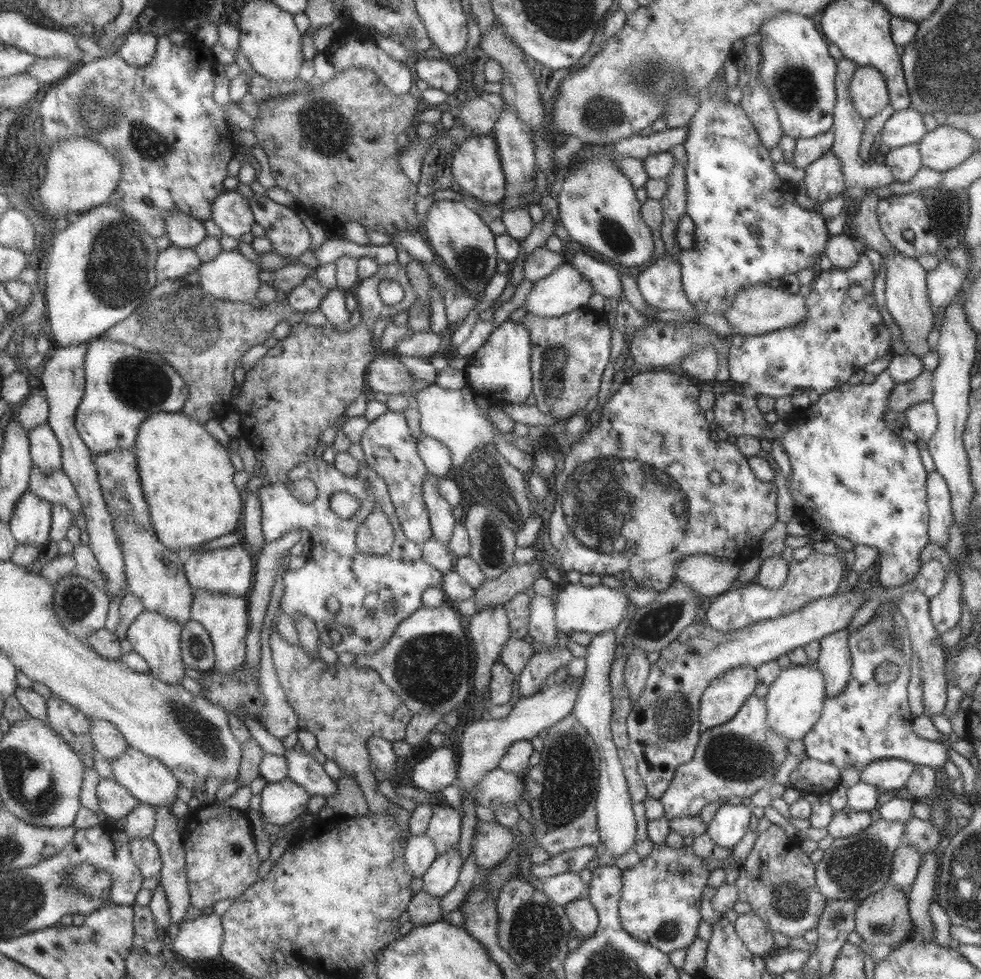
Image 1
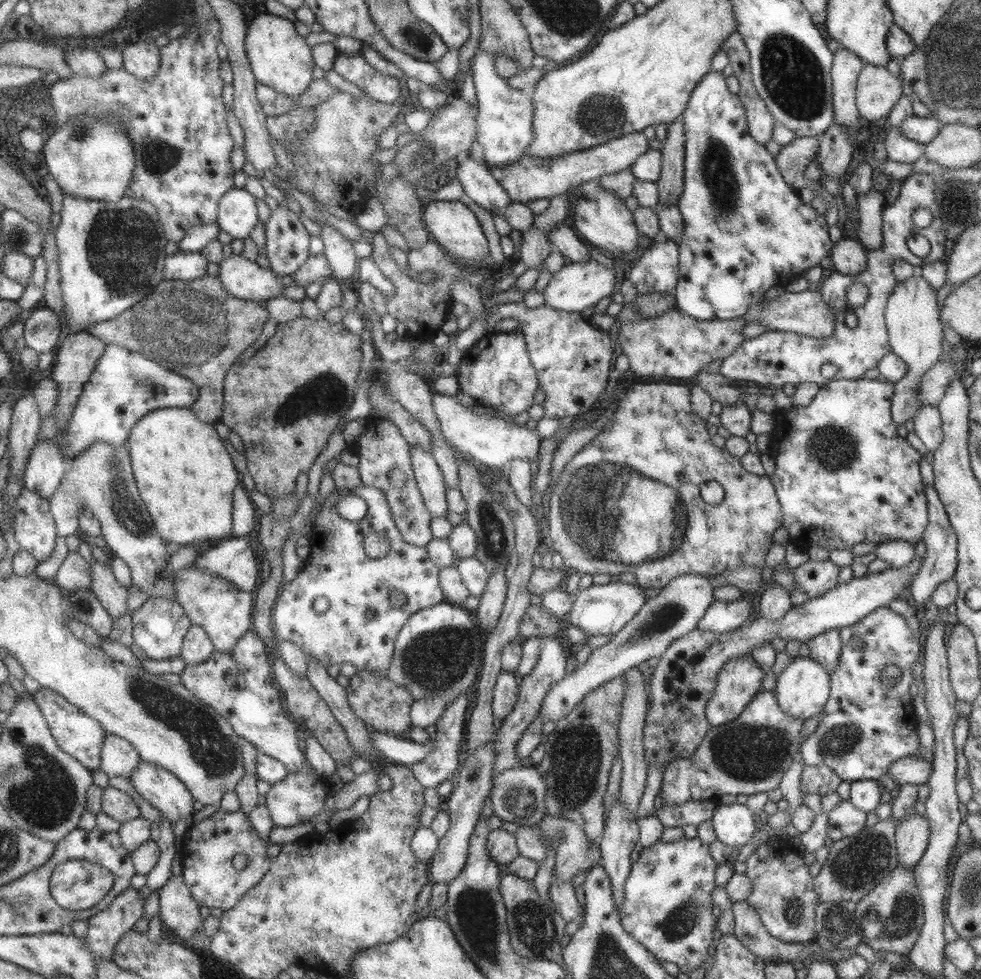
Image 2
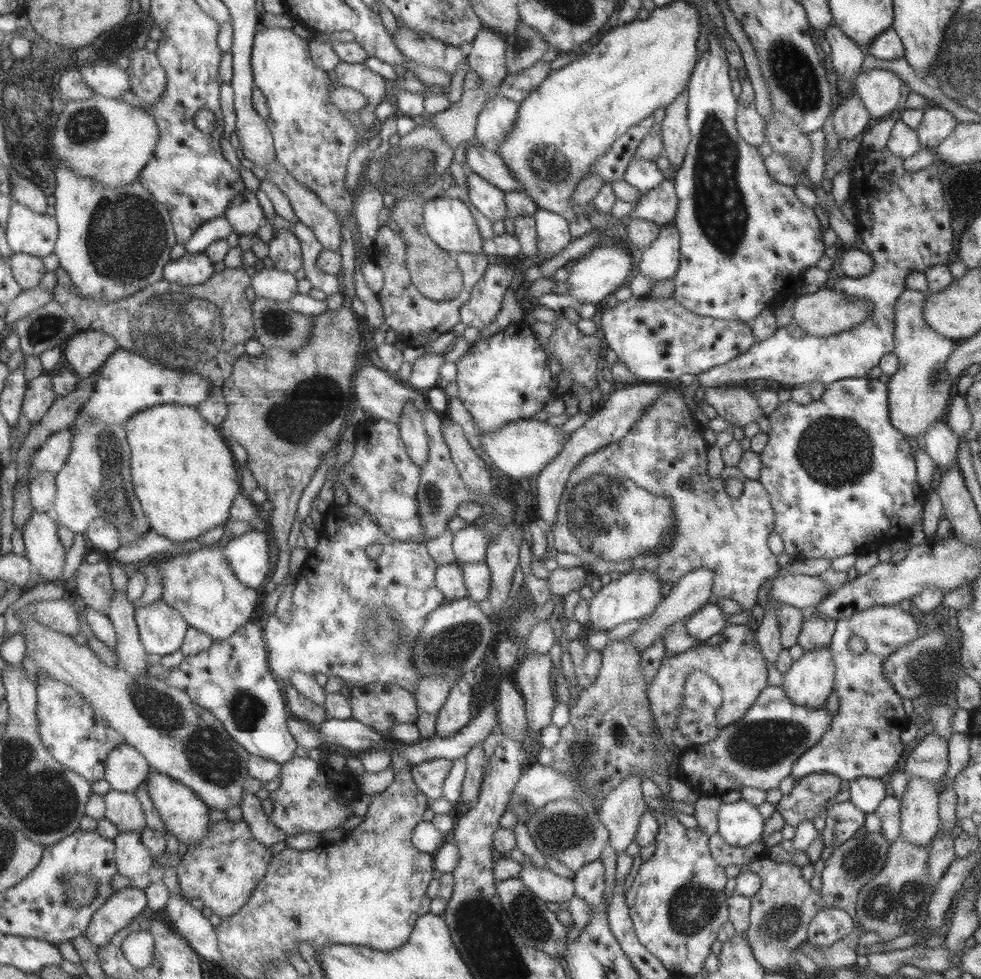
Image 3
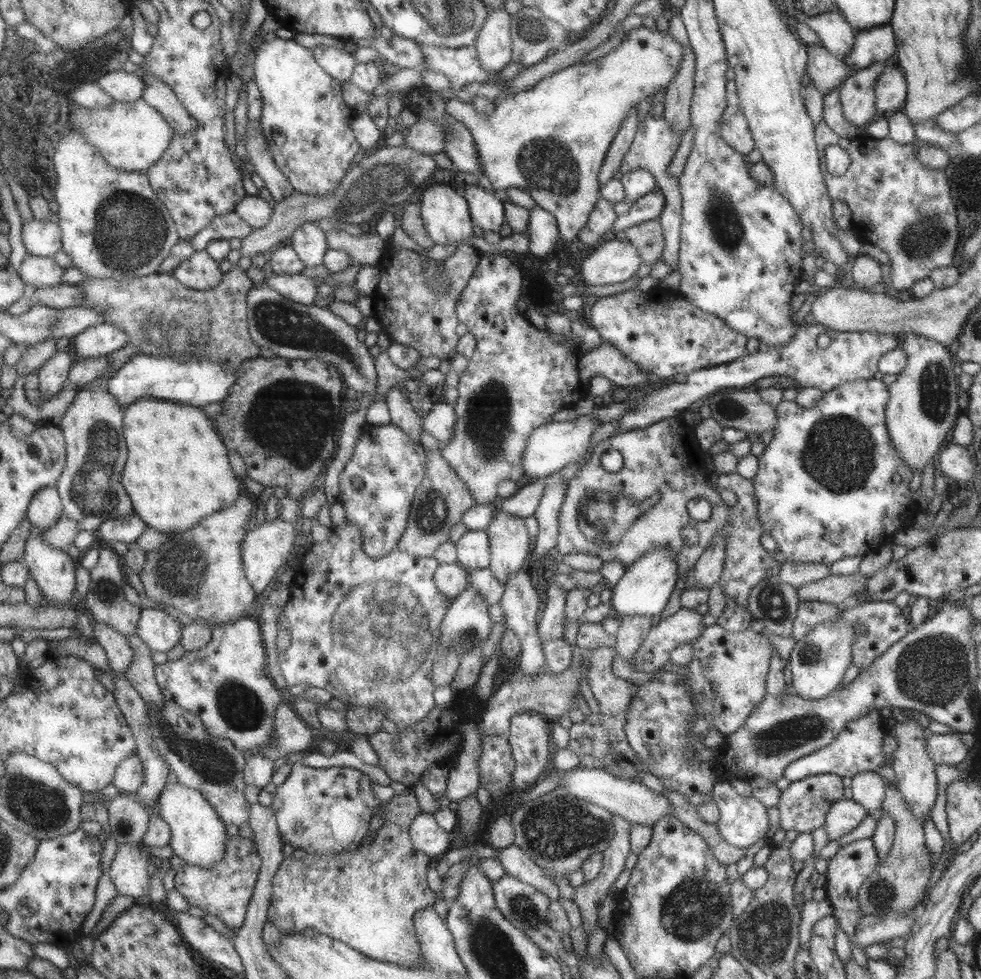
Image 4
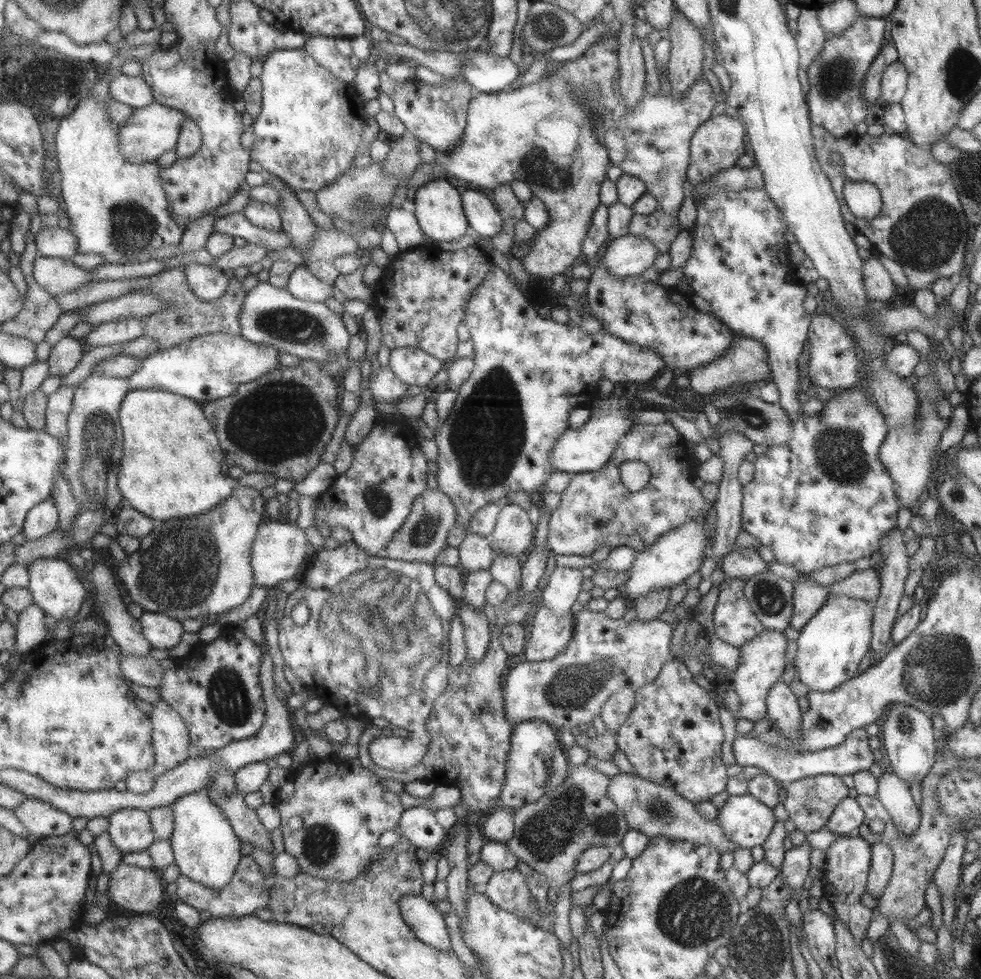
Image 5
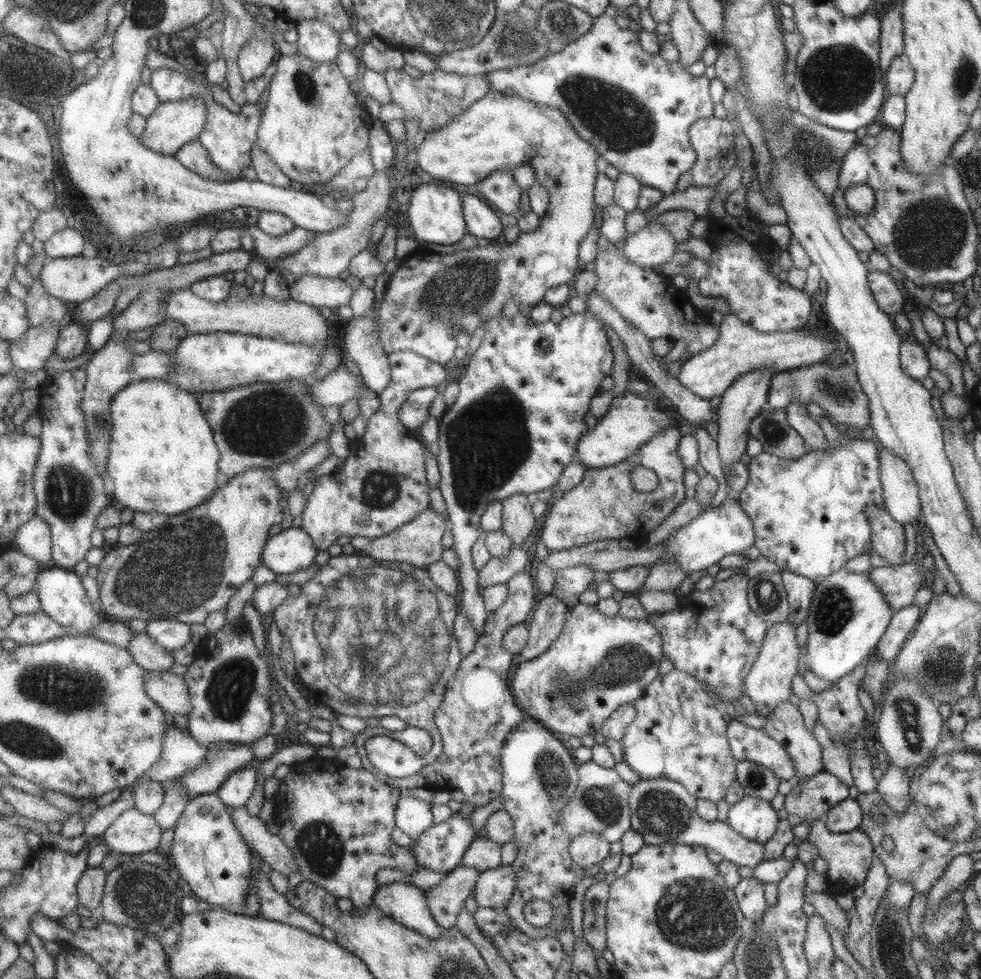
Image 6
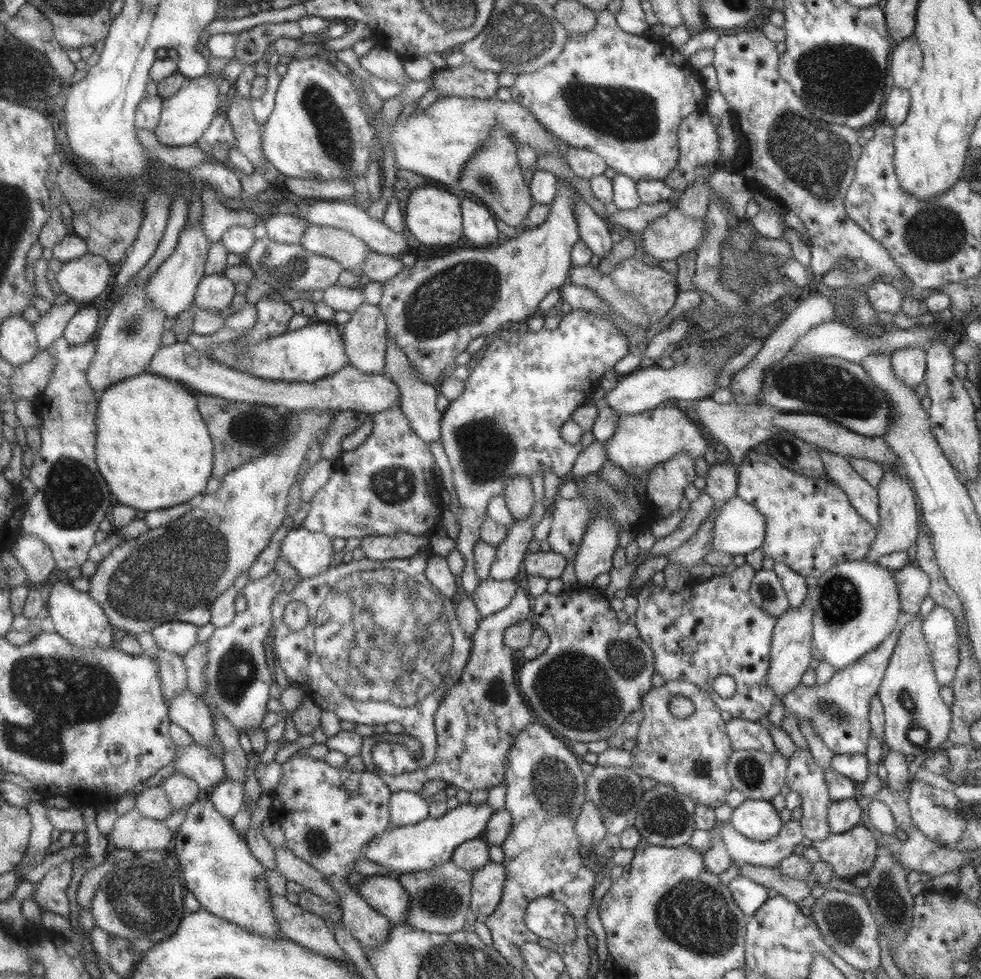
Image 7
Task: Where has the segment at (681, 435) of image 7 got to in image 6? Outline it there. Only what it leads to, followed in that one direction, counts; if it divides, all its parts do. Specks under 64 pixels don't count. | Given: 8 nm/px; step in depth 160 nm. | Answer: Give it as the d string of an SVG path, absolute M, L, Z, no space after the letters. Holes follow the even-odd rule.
M619 392L613 398L607 413L597 419L594 428L583 433L575 445L575 462L583 464L587 469L603 469L619 465L627 457L637 453L641 445L659 435L663 429L674 425L667 412L659 412L653 397Z

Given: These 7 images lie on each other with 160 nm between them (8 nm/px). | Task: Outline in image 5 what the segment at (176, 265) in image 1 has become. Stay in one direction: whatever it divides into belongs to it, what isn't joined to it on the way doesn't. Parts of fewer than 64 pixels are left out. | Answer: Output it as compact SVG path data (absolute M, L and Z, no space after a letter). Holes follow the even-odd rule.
M190 263L184 265L186 283L199 300L215 300L225 294L229 281L223 270L211 265Z

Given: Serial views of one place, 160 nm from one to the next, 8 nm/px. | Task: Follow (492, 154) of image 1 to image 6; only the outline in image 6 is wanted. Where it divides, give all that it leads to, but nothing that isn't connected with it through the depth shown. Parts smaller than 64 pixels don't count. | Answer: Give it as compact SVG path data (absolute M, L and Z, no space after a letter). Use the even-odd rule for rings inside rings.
M461 196L462 213L466 232L474 241L499 241L501 238L501 223L491 206L479 200L477 196Z

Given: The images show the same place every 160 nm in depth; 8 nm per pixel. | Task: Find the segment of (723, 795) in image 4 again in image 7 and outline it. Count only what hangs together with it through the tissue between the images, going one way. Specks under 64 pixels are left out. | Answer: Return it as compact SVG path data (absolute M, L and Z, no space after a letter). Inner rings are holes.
M745 799L737 808L732 808L729 822L739 834L756 841L772 839L782 825L771 803L759 799Z

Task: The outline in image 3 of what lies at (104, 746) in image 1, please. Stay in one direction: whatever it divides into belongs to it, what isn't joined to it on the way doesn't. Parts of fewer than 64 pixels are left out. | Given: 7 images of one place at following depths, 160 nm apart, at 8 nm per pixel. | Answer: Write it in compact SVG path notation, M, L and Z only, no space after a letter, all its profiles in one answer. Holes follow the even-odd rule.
M125 743L109 755L105 780L113 790L133 792L145 784L152 770L147 757L138 748Z

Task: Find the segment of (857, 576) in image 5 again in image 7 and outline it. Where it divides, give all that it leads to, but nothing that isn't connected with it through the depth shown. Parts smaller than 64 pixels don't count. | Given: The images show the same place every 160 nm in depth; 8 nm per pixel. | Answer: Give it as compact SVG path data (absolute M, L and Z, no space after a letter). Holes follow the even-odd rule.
M913 564L893 570L893 576L897 583L900 610L917 616L919 604L928 595L930 578Z

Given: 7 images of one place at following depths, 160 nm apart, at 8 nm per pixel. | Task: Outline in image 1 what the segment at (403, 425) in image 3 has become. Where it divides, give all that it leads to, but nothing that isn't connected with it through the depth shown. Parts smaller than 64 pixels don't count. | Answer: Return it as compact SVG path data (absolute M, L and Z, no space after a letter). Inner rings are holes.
M425 473L421 486L422 499L428 512L431 537L441 541L448 548L448 541L456 524L451 513L452 506L447 504L438 493L438 477L434 474Z

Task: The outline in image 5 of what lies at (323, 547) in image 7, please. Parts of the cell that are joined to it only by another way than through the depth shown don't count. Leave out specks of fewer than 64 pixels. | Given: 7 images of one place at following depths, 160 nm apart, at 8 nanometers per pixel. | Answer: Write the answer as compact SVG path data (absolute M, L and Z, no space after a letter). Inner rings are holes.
M266 518L252 540L250 563L254 586L275 588L277 582L293 577L296 571L307 562L305 555L307 540L303 529L298 528L291 520L270 520Z

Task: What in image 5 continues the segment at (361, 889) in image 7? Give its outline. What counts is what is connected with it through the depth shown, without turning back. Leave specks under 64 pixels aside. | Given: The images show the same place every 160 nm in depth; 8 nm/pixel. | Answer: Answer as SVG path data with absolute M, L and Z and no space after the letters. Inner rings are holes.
M421 895L399 898L399 915L421 943L439 951L451 950L443 916Z

